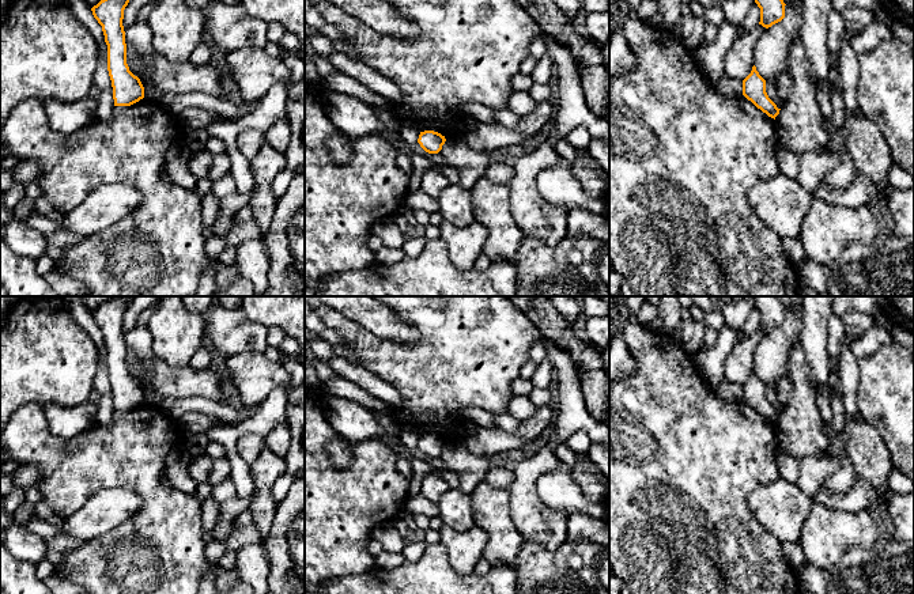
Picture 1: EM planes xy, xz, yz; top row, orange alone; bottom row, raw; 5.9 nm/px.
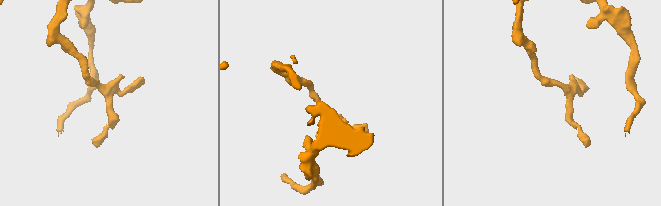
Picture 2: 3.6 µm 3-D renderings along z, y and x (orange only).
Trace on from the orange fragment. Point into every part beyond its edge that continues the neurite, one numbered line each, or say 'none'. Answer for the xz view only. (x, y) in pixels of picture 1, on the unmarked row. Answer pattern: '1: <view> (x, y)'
none

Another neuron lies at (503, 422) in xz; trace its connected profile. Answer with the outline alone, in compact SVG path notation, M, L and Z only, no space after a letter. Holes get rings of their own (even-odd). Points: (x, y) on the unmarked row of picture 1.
M507 413L494 415L494 424L507 434L514 434L520 425L520 419L514 419Z

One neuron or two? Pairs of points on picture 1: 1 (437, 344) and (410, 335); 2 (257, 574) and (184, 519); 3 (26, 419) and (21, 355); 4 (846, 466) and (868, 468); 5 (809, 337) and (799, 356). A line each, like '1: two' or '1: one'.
1: two
2: two
3: two
4: two
5: two

